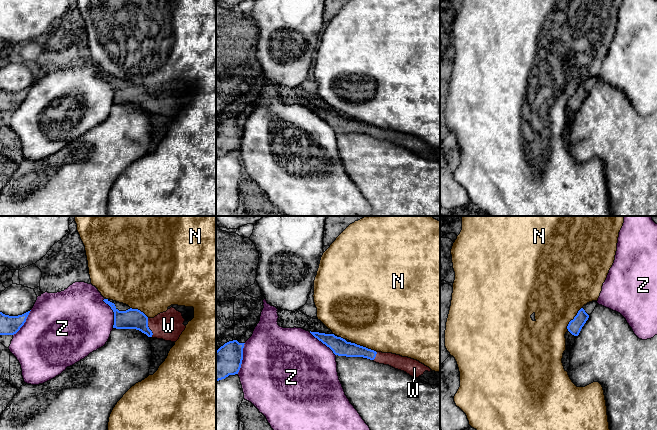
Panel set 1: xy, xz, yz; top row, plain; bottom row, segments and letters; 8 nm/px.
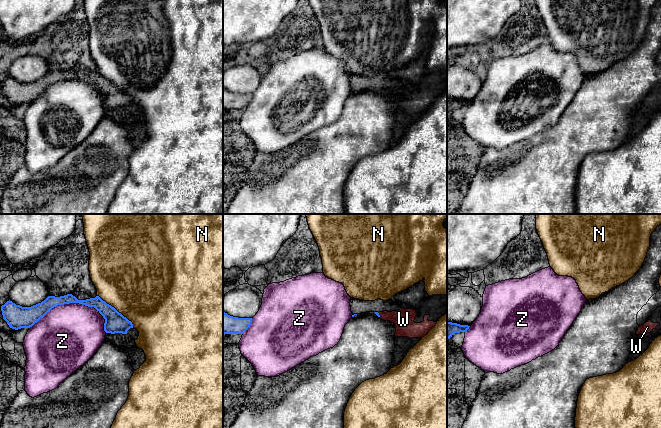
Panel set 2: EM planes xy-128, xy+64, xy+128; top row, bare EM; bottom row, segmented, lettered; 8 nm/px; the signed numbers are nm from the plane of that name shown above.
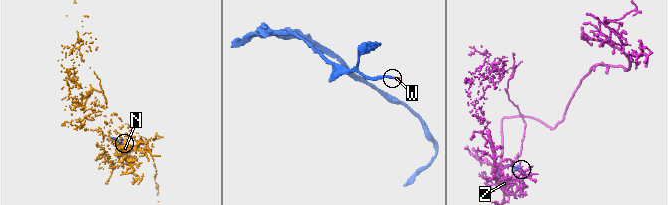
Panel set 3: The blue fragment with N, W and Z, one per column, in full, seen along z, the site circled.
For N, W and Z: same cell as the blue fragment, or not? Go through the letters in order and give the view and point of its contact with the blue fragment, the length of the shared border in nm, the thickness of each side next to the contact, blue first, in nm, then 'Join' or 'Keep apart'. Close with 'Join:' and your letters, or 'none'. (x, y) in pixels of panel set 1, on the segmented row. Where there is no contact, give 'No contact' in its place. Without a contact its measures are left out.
N: Touches blue at yz (573, 319). Shared border 220 nm. Thickness 110 nm (blue) against 460 nm. Keep apart
W: Touches blue at xy (148, 327). Shared border 160 nm. Thickness 160 nm (blue) against 220 nm. Join
Z: Touches blue at xy (114, 313). Shared border 260 nm. Thickness 160 nm (blue) against 460 nm. Keep apart
Join: W

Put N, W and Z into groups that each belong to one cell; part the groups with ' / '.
N / W / Z

